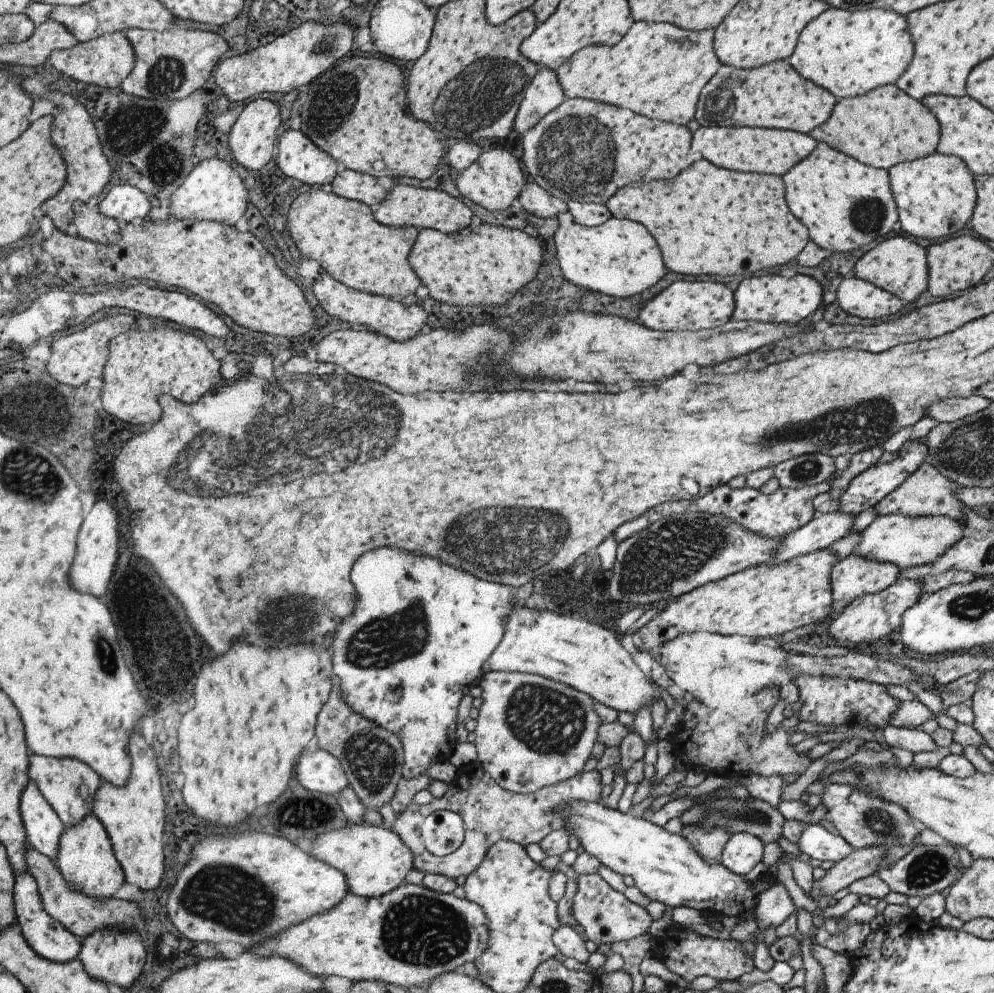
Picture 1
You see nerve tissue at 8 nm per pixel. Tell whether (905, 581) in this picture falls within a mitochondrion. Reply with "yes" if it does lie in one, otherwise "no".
no

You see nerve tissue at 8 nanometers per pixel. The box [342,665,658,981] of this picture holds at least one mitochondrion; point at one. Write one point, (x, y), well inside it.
(421, 931)

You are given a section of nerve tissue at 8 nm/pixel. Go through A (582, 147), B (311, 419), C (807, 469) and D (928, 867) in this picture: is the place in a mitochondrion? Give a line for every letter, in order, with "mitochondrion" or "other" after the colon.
A: mitochondrion
B: mitochondrion
C: mitochondrion
D: mitochondrion

